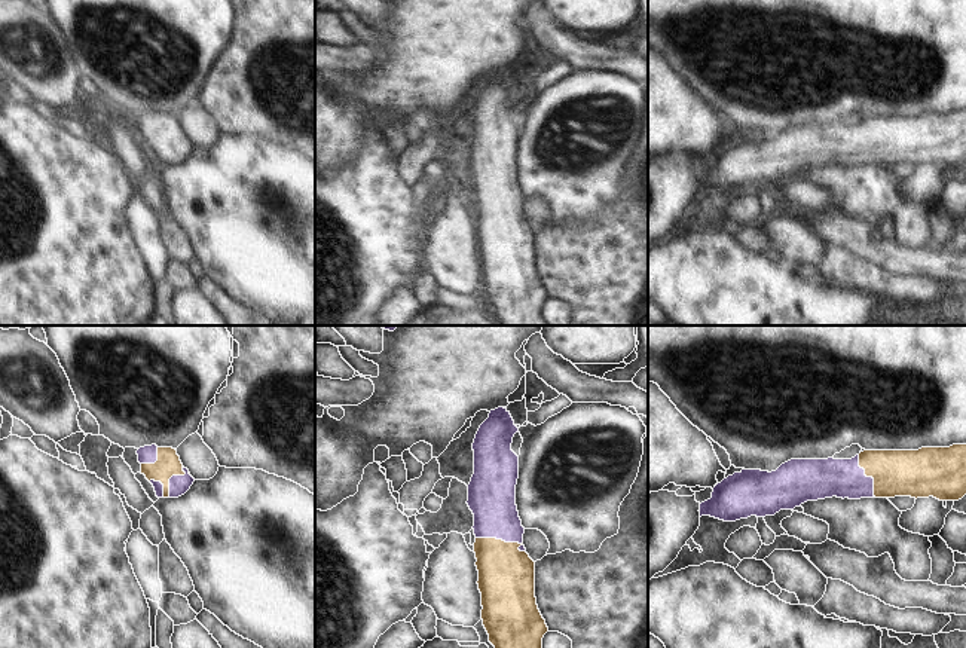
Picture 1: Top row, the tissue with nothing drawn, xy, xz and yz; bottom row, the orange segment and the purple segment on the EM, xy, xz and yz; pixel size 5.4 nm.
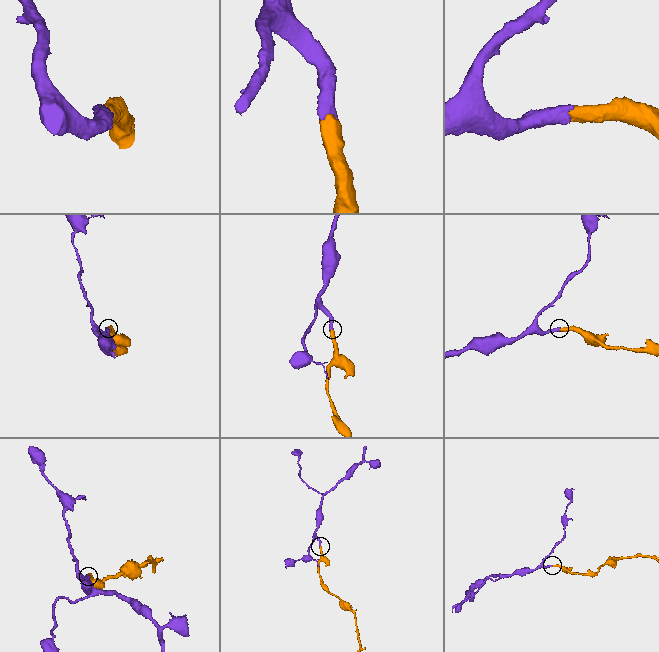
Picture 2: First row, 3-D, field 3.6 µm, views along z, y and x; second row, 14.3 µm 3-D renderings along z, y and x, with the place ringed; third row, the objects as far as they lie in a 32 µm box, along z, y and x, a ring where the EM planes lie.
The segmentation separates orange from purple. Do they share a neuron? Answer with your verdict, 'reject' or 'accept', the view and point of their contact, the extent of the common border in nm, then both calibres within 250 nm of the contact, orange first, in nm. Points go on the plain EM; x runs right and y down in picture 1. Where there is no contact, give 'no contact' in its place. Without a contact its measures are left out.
accept; contact xz (501, 207); length 280 nm; calibres 300 and 260 nm

